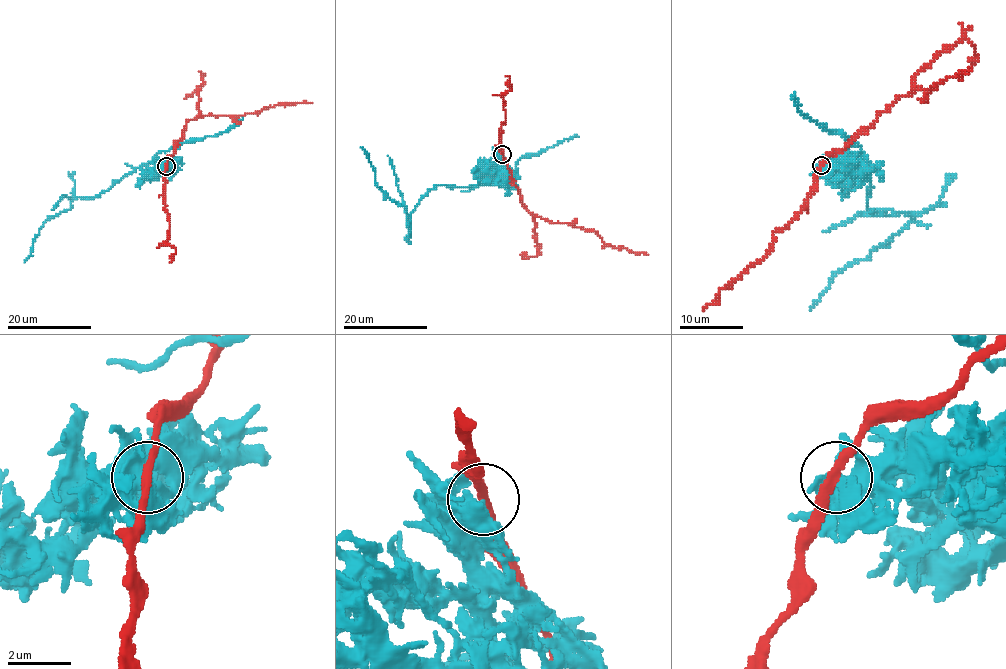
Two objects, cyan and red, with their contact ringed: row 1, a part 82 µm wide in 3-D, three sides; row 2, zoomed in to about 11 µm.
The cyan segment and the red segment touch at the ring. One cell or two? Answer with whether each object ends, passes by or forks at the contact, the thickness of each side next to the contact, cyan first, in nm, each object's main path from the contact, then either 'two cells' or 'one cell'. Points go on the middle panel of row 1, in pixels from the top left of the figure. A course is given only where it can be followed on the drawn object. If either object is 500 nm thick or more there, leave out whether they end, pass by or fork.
cyan ends | red passes by | 320/240 nm | cyan via (502, 155), (501, 165), (492, 168), (475, 185), (435, 185), (409, 216), (377, 184), (374, 168), (360, 147) | red via (502, 154), (512, 183), (520, 194), (520, 201), (534, 215), (552, 222), (593, 229), (605, 243), (647, 255) | two cells

